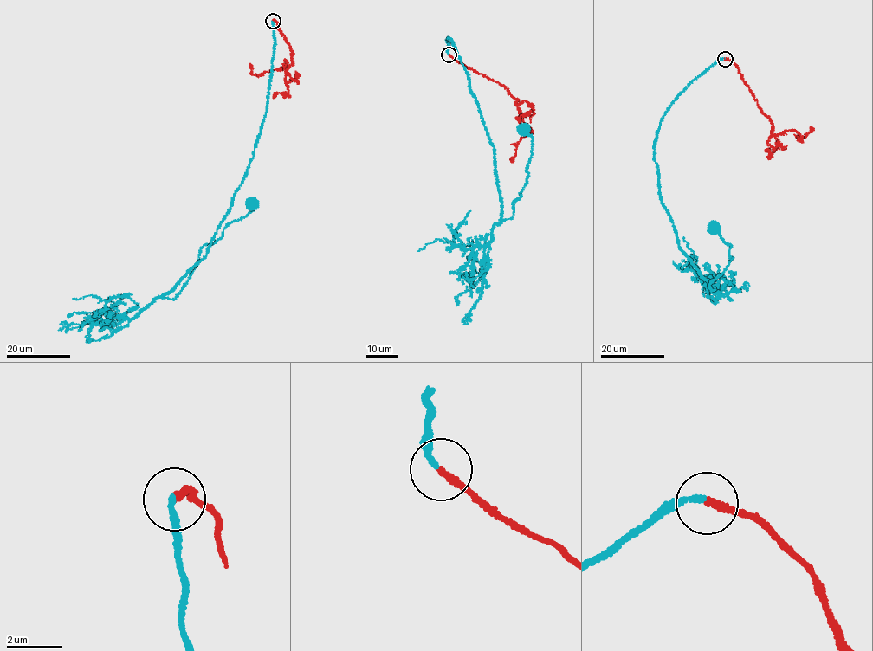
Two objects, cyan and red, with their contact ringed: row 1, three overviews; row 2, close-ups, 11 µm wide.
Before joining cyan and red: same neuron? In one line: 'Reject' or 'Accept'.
Accept

